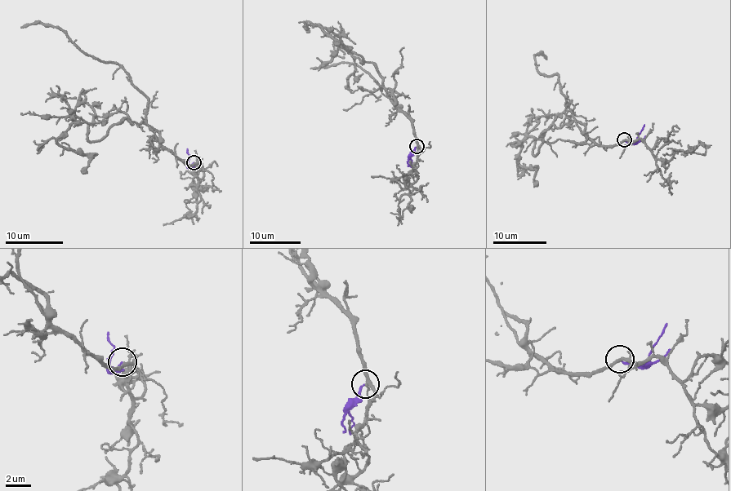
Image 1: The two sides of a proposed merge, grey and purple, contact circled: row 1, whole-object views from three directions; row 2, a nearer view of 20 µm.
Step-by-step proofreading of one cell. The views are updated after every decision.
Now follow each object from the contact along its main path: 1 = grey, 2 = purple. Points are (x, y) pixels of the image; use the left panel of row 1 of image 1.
1: (194, 162), (144, 121), (119, 121), (91, 141), (77, 117), (57, 143), (89, 159), (82, 174)
2: (193, 162), (193, 165), (189, 163), (187, 148)

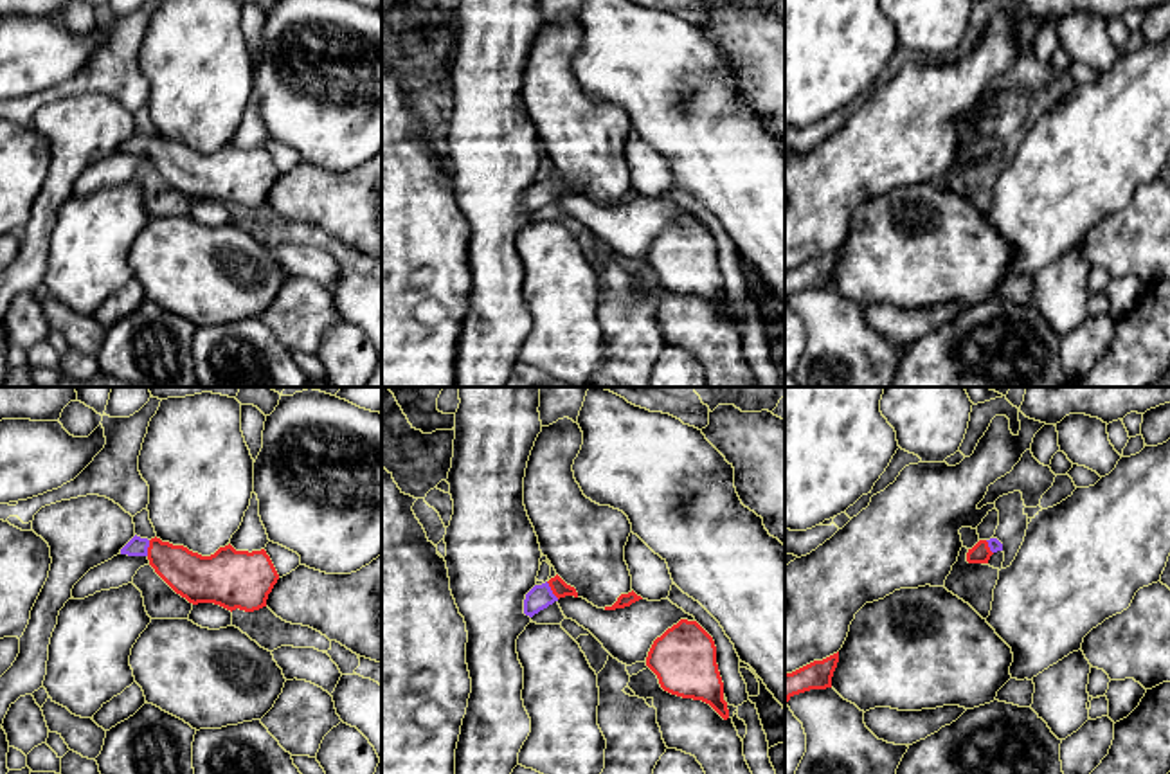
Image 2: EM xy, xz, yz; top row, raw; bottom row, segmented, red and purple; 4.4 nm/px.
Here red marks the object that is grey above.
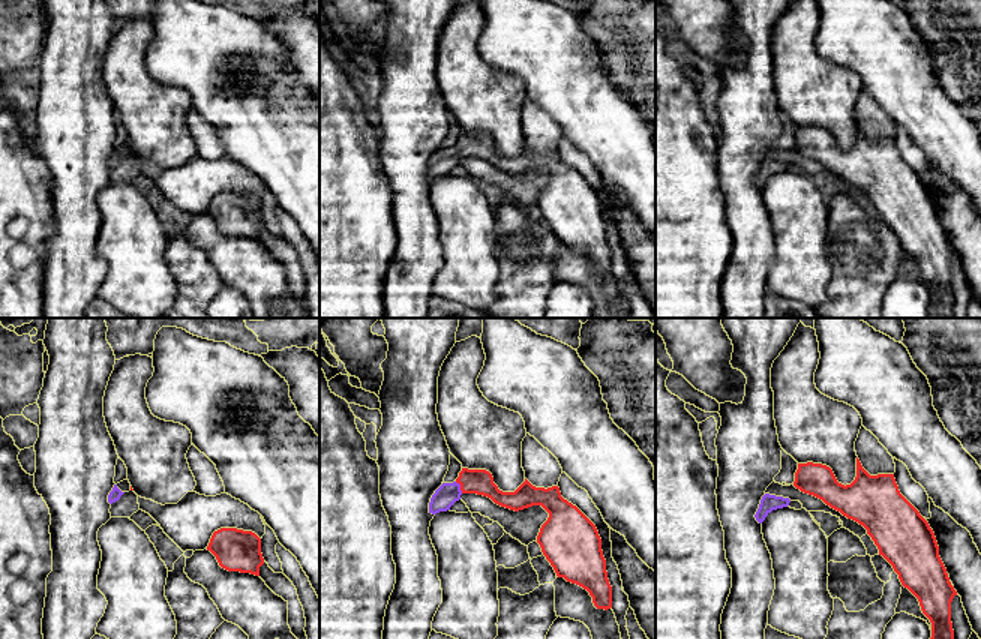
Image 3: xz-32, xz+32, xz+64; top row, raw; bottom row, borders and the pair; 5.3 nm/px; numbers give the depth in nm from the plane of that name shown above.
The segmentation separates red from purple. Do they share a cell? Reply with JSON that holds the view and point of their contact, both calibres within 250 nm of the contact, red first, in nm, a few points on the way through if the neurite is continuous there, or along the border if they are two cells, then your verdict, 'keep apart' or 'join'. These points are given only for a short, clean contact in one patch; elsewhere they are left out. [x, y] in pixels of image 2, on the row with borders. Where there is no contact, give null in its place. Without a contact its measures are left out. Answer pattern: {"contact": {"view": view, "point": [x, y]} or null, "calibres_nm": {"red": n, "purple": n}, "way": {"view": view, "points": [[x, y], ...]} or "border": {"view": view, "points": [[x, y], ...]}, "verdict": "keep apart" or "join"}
{"contact": {"view": "xz", "point": [551, 589]}, "calibres_nm": {"red": 80, "purple": 110}, "way": {"view": "xz", "points": [[560, 589], [551, 589], [540, 596]]}, "verdict": "join"}

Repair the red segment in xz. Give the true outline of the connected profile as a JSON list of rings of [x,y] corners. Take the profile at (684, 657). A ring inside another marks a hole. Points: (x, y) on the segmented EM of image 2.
[[[680,619],[657,637],[646,666],[657,675],[664,691],[702,700],[724,720],[729,718],[715,641],[697,621]]]

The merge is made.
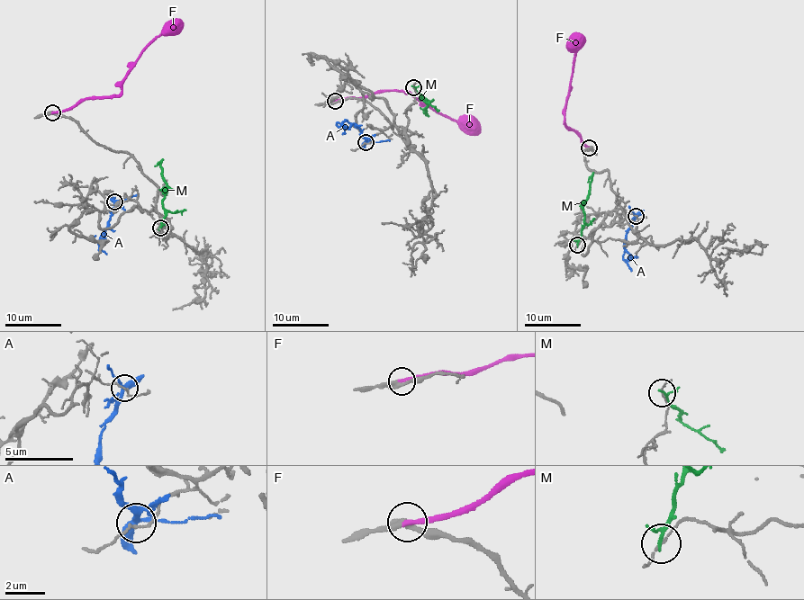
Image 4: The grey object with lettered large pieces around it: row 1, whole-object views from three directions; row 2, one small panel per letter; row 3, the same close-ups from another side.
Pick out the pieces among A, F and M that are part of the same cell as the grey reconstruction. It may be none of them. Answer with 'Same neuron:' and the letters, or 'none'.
Same neuron: F

